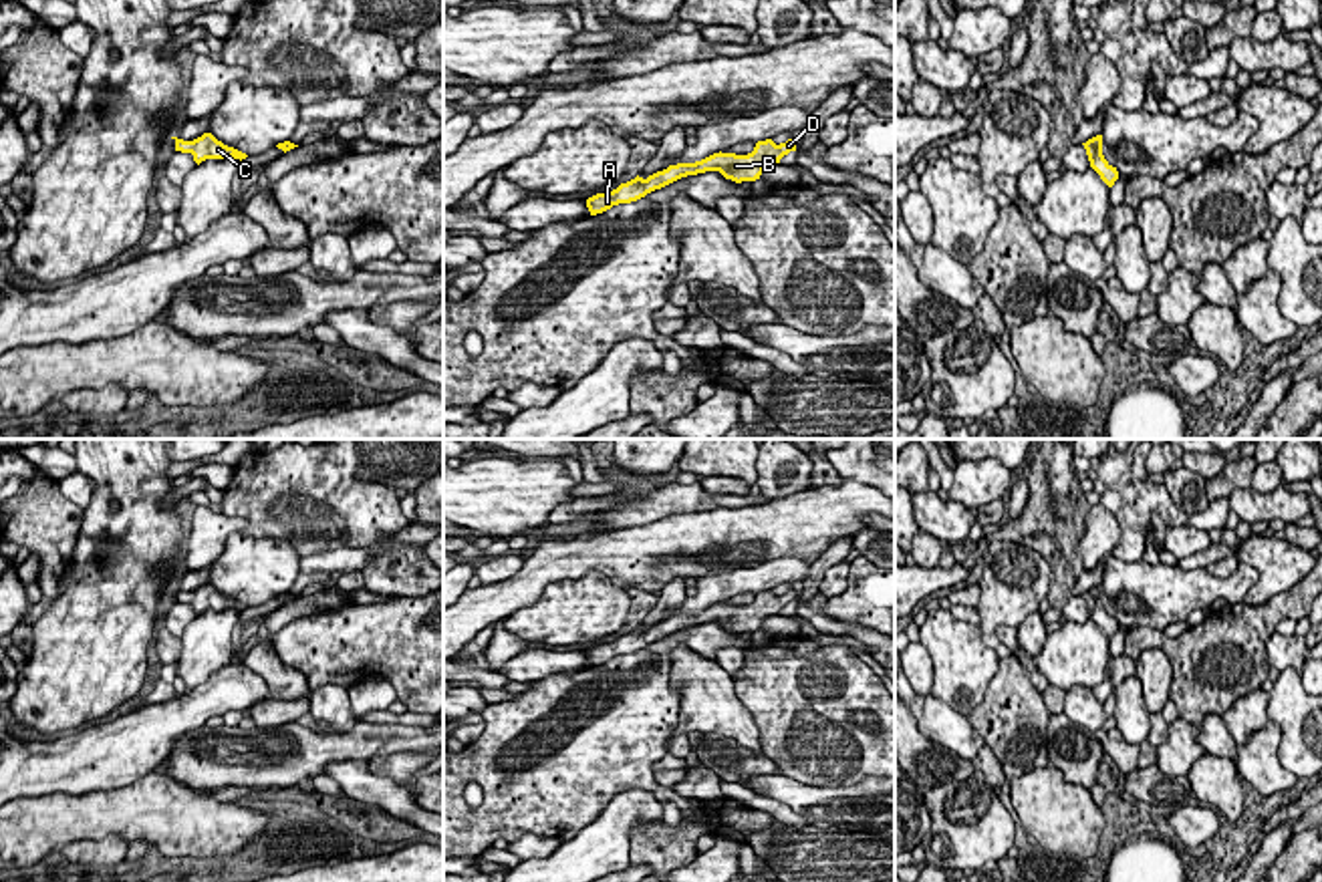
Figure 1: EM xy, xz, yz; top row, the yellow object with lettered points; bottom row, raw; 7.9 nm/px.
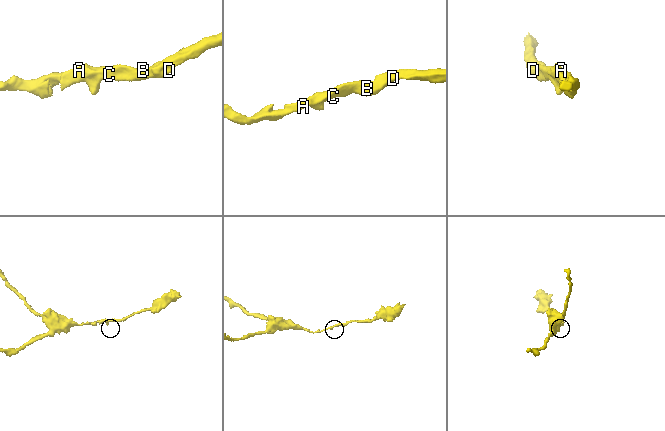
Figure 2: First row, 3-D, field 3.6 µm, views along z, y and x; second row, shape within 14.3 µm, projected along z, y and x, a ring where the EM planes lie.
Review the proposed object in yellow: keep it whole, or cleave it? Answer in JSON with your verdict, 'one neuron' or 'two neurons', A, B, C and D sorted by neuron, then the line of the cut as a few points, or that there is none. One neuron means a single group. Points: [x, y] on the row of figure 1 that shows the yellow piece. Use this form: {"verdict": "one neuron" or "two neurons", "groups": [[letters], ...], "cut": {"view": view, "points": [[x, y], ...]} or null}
{"verdict": "one neuron", "groups": [["A", "B", "C", "D"]], "cut": null}

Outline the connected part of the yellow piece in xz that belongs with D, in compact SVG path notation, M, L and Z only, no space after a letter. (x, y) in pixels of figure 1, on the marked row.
M772 139L758 141L754 151L748 155L719 151L695 163L669 165L667 169L657 171L647 179L637 175L635 179L621 183L613 191L588 197L586 207L590 215L597 215L611 209L613 205L637 201L647 193L661 189L681 177L705 171L719 171L725 179L732 179L736 183L756 181L766 167L780 163L780 159L790 151L796 151L796 139L788 139L780 145L776 145Z

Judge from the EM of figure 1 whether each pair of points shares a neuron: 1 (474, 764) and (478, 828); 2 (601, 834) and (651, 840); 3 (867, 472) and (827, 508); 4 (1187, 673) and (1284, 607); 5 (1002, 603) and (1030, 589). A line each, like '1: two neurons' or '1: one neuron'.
1: one neuron
2: two neurons
3: two neurons
4: one neuron
5: one neuron

